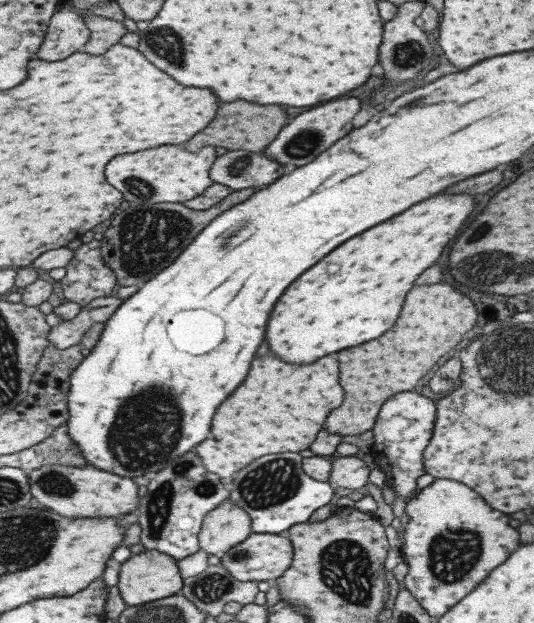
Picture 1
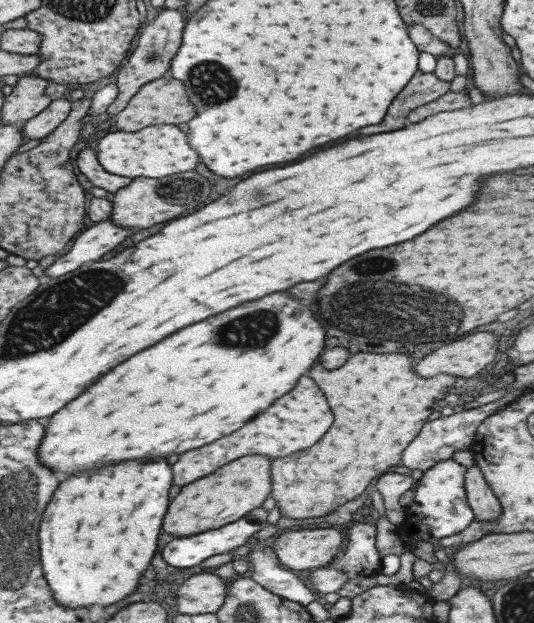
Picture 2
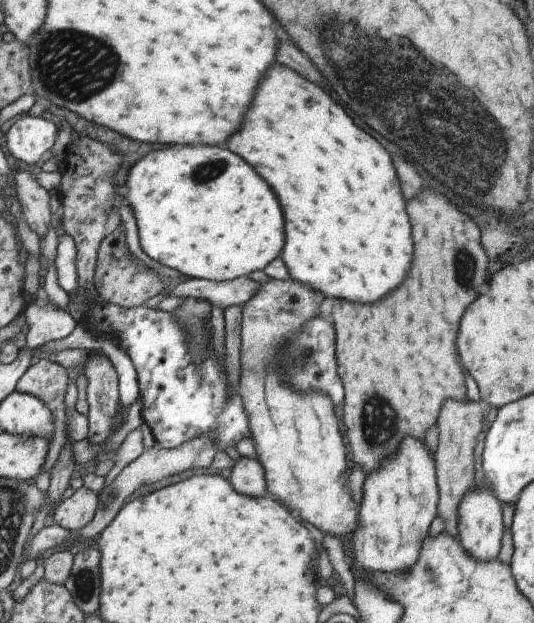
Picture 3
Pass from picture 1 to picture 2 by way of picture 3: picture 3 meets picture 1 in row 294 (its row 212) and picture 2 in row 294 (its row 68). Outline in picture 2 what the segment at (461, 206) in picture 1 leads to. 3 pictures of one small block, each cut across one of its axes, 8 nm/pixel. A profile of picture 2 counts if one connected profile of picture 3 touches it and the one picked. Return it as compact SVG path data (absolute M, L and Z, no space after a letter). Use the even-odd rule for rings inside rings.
M288 292L270 294L262 300L230 308L214 318L210 316L118 364L118 368L110 370L84 394L50 416L38 460L50 472L62 470L72 476L80 470L92 470L104 464L138 458L154 460L158 456L182 454L210 444L242 428L280 396L288 394L300 376L320 358L324 340L324 326L318 324L308 306L302 306L300 300L294 300Z

